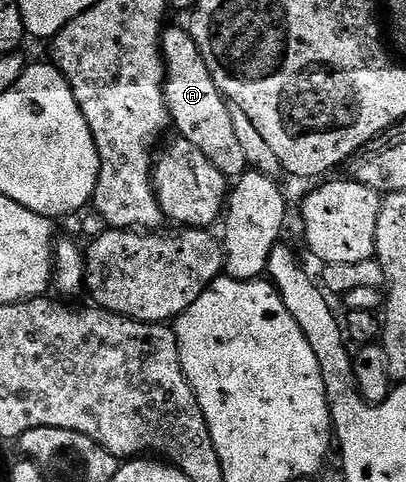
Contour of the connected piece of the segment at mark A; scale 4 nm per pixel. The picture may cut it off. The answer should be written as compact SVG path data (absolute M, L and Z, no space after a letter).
M167 26L162 32L162 57L166 61L166 104L170 110L173 126L178 127L181 138L192 141L220 173L228 177L243 175L248 170L244 152L240 150L240 141L236 129L232 129L232 117L228 101L220 93L208 65L185 26Z

